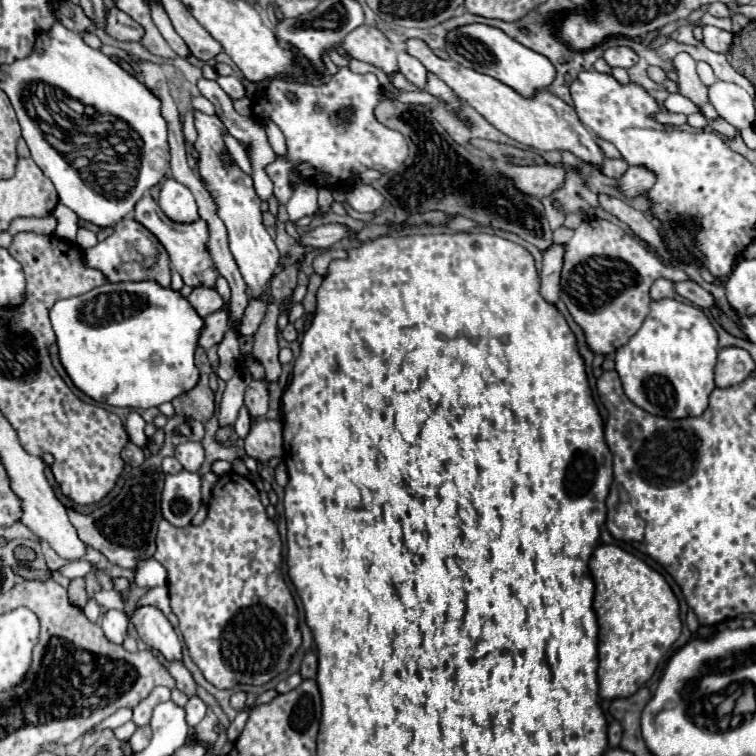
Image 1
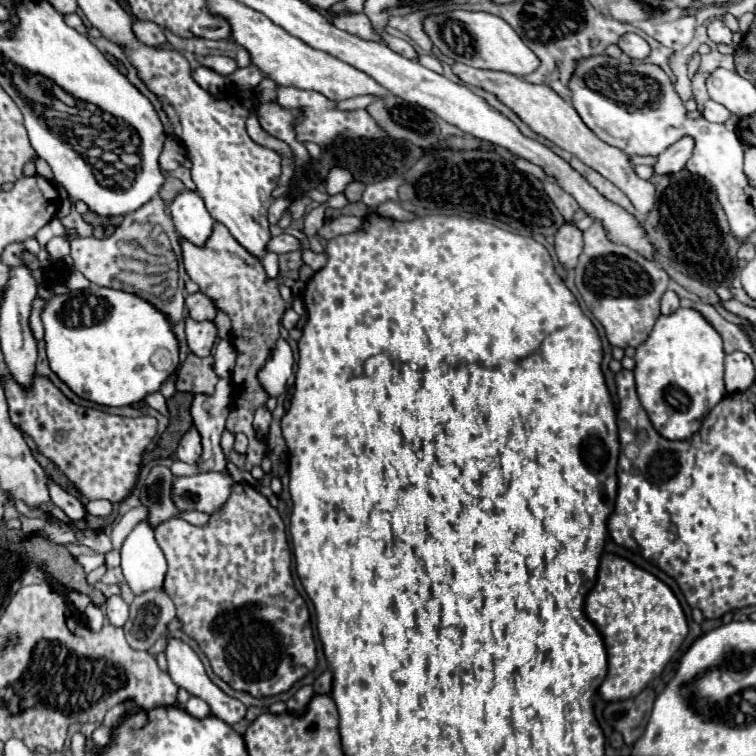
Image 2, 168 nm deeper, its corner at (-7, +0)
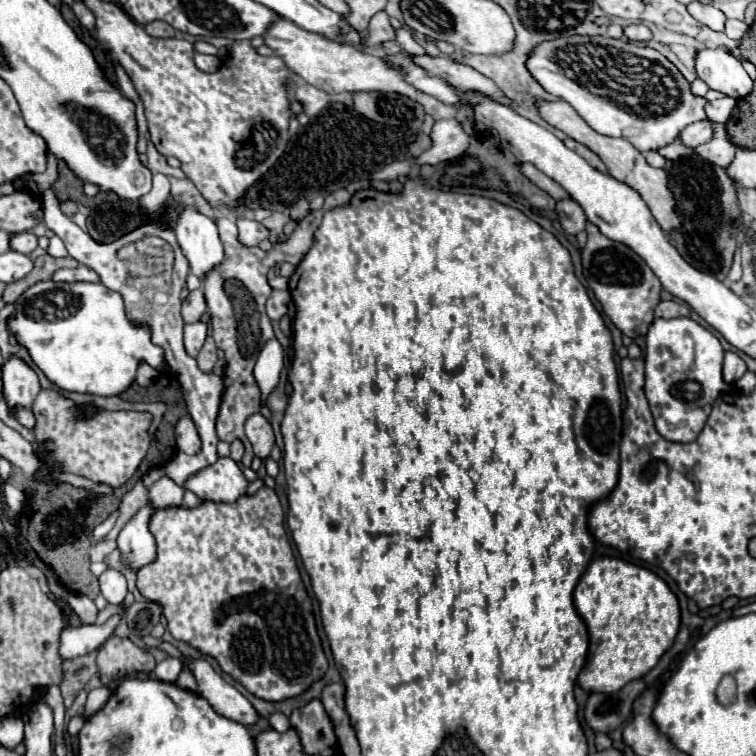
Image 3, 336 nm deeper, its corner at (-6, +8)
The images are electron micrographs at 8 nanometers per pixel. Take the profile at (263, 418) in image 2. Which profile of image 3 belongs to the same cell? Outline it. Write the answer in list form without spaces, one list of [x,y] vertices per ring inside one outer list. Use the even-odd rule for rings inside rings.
[[[257,412],[257,414],[253,414],[253,416],[247,418],[245,432],[247,432],[247,438],[253,444],[255,456],[259,456],[261,460],[269,458],[271,448],[275,444],[275,436],[273,436],[273,428],[271,428],[269,420],[263,414]]]

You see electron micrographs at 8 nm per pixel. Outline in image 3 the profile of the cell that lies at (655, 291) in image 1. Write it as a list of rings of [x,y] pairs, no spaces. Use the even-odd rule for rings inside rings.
[[[663,300],[655,308],[655,316],[657,318],[677,318],[677,316],[689,316],[689,312],[685,304],[679,304],[675,300]]]

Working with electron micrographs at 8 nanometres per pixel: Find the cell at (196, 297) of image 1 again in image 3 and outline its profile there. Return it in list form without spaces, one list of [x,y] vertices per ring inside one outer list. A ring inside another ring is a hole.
[[[193,290],[189,292],[189,296],[185,298],[183,302],[183,320],[185,322],[197,322],[207,310],[207,304],[205,304],[205,296],[203,296],[203,290]]]

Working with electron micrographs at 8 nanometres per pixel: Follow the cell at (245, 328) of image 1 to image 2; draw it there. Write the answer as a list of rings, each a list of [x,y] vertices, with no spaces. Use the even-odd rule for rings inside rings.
[[[274,252],[264,254],[264,256],[262,256],[262,264],[264,264],[266,274],[268,274],[270,278],[276,278],[276,276],[278,276],[278,254],[274,254]]]

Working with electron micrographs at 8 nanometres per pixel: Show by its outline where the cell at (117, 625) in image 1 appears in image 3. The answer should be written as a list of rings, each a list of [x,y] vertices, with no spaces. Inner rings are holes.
[[[107,568],[107,572],[99,576],[99,584],[101,584],[101,594],[105,596],[105,600],[109,604],[119,606],[125,600],[127,582],[125,582],[125,576],[121,572]]]

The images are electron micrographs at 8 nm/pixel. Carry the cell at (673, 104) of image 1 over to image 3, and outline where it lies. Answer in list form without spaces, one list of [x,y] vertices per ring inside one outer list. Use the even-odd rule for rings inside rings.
[[[719,98],[719,100],[713,100],[713,102],[707,102],[705,104],[705,112],[707,112],[707,118],[713,120],[713,122],[727,122],[729,116],[731,116],[731,110],[735,108],[735,100],[733,98]]]

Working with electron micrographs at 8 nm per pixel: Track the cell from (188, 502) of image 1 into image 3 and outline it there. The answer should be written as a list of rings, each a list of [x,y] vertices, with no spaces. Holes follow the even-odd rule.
[[[219,458],[215,464],[189,476],[183,488],[195,492],[201,500],[235,502],[247,492],[247,484],[247,478],[233,458]]]

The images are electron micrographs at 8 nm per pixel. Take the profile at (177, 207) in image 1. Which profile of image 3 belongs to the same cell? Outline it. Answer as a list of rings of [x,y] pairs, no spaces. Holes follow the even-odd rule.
[[[185,206],[181,210],[175,234],[195,276],[203,278],[215,264],[223,262],[223,244],[217,236],[217,226],[197,208]]]

